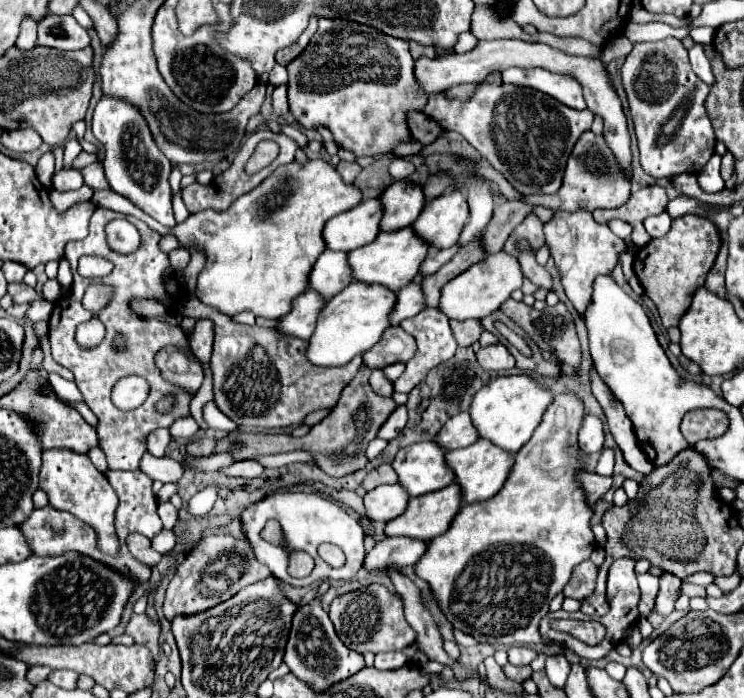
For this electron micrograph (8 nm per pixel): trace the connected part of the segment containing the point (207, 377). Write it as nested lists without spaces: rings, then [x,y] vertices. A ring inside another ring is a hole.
[[[209,362],[202,363],[202,366],[204,370],[204,380],[201,387],[190,402],[190,412],[200,429],[208,429],[208,426],[203,419],[202,408],[207,402],[212,401],[214,398],[213,374]]]

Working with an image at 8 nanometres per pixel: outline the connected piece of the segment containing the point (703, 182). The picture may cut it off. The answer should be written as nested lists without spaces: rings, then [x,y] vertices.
[[[714,154],[712,160],[706,164],[706,168],[698,174],[698,184],[706,192],[720,192],[724,190],[724,180],[720,176],[720,156]]]

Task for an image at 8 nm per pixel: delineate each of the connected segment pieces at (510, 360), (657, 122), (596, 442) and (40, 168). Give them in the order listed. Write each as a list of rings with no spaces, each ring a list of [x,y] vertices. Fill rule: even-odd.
[[[500,342],[492,344],[492,346],[486,346],[486,348],[480,348],[476,352],[476,356],[478,356],[478,364],[484,370],[502,372],[502,370],[512,370],[514,368],[514,356]],[[508,366],[512,366],[512,368],[508,368]]]
[[[664,38],[660,42],[638,42],[634,44],[634,50],[628,54],[620,72],[628,96],[628,106],[640,148],[640,164],[644,172],[654,178],[672,178],[682,172],[698,174],[714,154],[716,144],[714,130],[704,108],[704,100],[710,88],[692,72],[688,50],[682,46],[682,42],[678,38]]]
[[[598,416],[584,418],[582,428],[580,428],[580,436],[578,436],[578,444],[584,454],[594,454],[604,448],[604,426]]]
[[[49,151],[41,156],[38,161],[37,167],[35,167],[36,176],[41,184],[50,189],[52,187],[52,177],[54,173],[52,168],[55,164],[55,158],[52,151]]]

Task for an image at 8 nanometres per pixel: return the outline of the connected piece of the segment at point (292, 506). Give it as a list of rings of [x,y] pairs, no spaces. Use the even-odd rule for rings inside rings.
[[[278,492],[278,494],[272,494],[268,498],[262,498],[260,502],[252,504],[240,516],[242,516],[242,532],[252,542],[256,558],[262,564],[266,564],[270,568],[270,572],[278,580],[282,580],[286,584],[292,584],[292,586],[308,586],[314,580],[320,580],[320,582],[322,580],[350,580],[350,578],[356,576],[356,572],[362,566],[364,554],[366,554],[364,552],[364,530],[362,530],[362,526],[358,524],[356,518],[352,518],[338,502],[334,502],[330,498],[322,498],[320,494],[306,494],[306,492]],[[268,520],[278,520],[280,522],[280,526],[284,530],[284,538],[286,538],[286,542],[288,542],[290,548],[304,550],[304,552],[308,552],[314,558],[316,566],[314,566],[314,570],[312,570],[310,576],[306,576],[306,578],[292,578],[286,572],[286,568],[288,568],[286,550],[260,538],[260,532],[262,532],[262,528],[264,528],[264,524]],[[322,542],[338,544],[342,548],[342,552],[346,554],[346,564],[340,566],[340,568],[328,566],[318,556],[318,552],[316,552],[318,544],[322,544]]]

